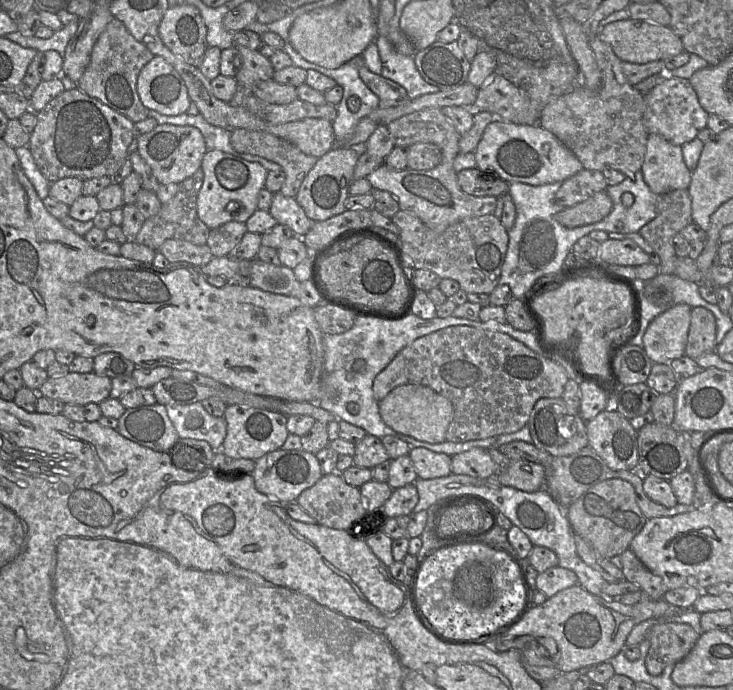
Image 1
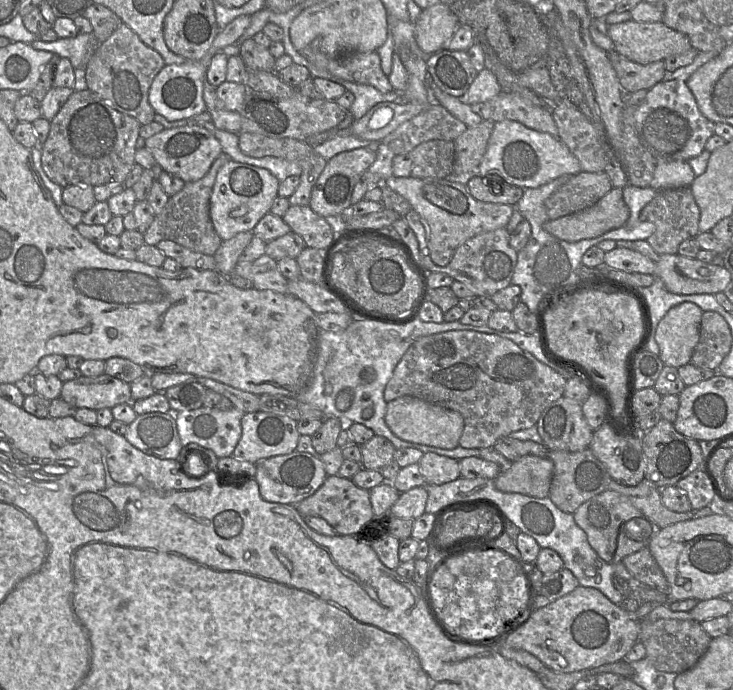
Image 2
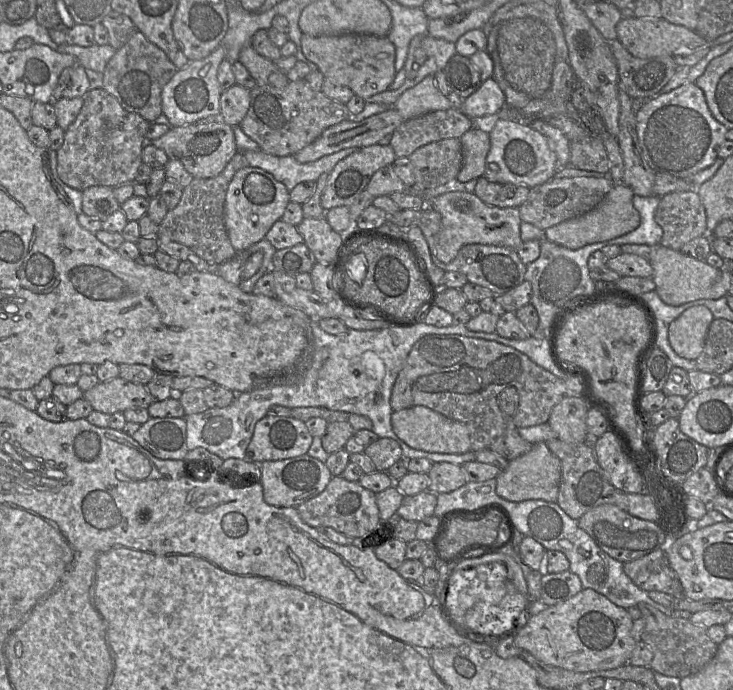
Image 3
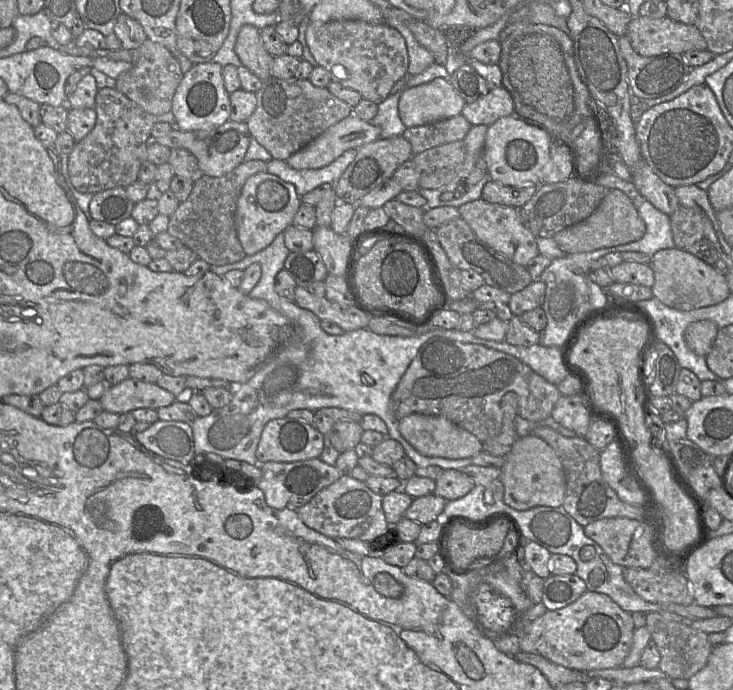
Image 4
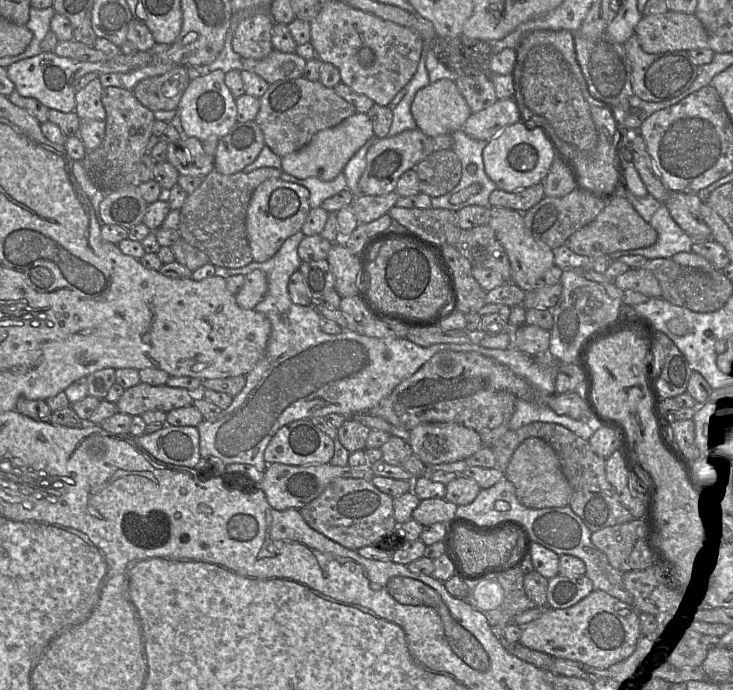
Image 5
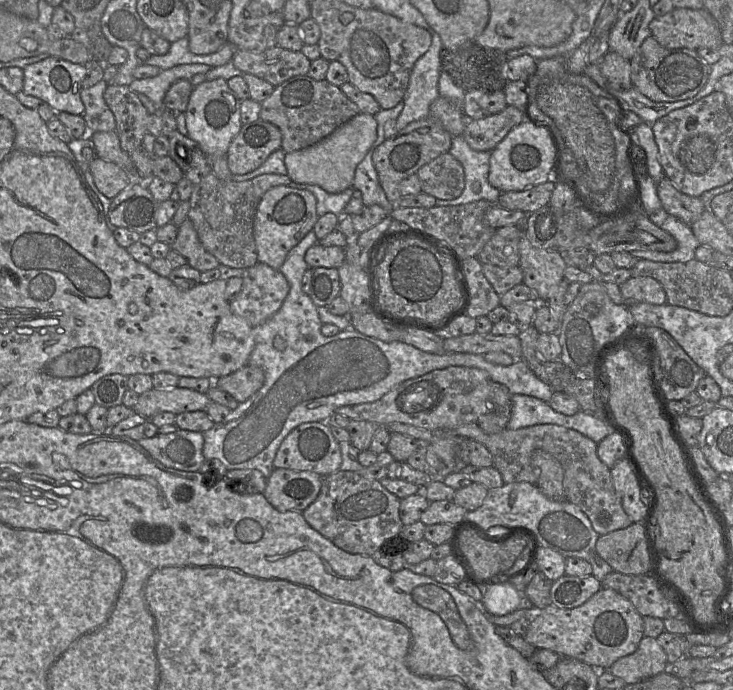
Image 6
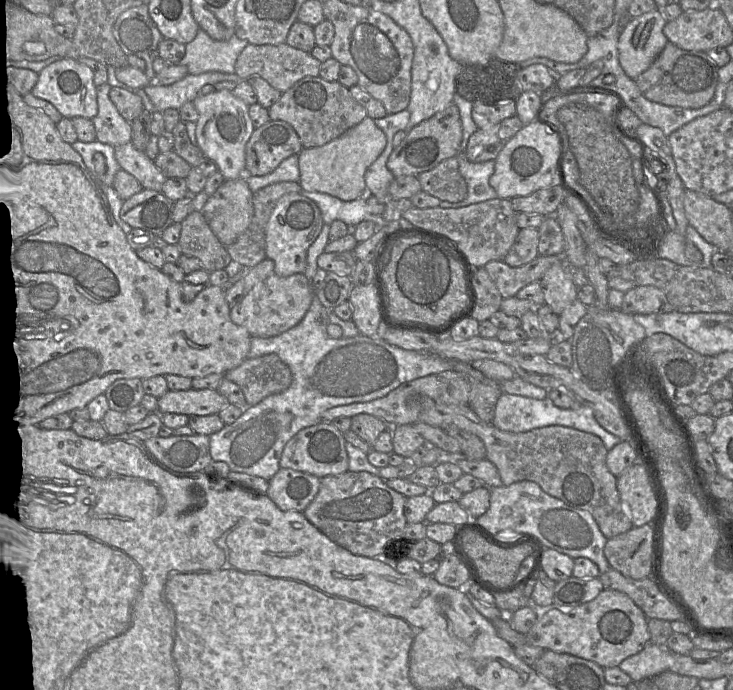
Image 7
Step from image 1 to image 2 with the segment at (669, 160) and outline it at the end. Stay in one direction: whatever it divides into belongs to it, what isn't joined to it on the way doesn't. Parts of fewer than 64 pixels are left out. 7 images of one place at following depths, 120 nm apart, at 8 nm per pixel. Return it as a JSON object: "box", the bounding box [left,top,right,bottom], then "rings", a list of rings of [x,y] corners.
{"box":[650,161,695,191],"rings":[[[686,161],[657,162],[650,187],[656,191],[690,187],[695,178]]]}

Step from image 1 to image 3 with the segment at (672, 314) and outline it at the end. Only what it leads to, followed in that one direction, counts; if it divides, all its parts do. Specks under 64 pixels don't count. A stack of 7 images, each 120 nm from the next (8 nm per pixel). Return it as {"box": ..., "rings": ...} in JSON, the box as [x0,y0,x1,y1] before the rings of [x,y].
{"box":[668,305,713,360],"rings":[[[703,305],[686,309],[673,320],[668,329],[668,339],[678,356],[696,360],[702,353],[713,314]]]}

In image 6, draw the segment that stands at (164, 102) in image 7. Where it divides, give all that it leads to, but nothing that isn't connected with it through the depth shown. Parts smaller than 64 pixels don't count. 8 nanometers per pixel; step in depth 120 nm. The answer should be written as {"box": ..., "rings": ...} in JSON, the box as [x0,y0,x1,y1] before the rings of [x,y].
{"box":[129,64,211,115],"rings":[[[184,64],[170,69],[162,70],[157,76],[144,79],[134,79],[129,84],[129,89],[136,94],[140,93],[148,97],[156,106],[156,114],[162,115],[166,110],[163,100],[170,86],[180,80],[191,78],[196,74],[206,74],[211,67],[206,64]]]}

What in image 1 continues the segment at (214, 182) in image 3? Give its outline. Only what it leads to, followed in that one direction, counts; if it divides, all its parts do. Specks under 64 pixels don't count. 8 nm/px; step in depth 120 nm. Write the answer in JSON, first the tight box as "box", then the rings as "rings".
{"box":[132,168,210,251],"rings":[[[200,168],[192,176],[179,183],[178,191],[172,200],[167,204],[163,204],[158,214],[145,220],[132,241],[155,251],[159,251],[160,246],[168,239],[181,239],[195,245],[206,245],[210,229],[200,220],[197,214],[197,197],[203,179],[204,174]]]}

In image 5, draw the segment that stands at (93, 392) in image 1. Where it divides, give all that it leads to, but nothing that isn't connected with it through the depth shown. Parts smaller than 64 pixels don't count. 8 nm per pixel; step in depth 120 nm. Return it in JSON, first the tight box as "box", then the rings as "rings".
{"box":[115,382,200,416],"rings":[[[140,382],[139,384],[126,389],[115,404],[117,405],[118,412],[129,414],[130,416],[141,416],[143,413],[150,410],[167,413],[176,408],[193,405],[195,395],[200,394],[190,393],[185,388],[169,387],[167,385],[152,386]]]}

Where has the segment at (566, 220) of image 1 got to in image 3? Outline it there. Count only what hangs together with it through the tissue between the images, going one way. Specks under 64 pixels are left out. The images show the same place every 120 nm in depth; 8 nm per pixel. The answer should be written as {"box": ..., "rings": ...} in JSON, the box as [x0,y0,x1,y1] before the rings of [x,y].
{"box":[544,183,641,250],"rings":[[[616,183],[593,210],[544,230],[546,239],[570,250],[604,242],[634,231],[641,222],[633,206],[633,191],[623,183]]]}

